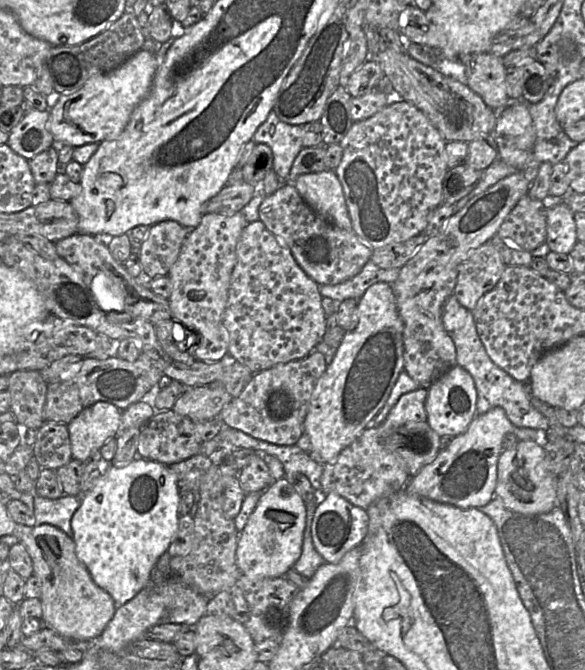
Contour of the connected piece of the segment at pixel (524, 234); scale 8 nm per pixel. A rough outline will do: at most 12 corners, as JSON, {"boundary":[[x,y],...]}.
{"boundary":[[527,194],[496,235],[531,252],[545,243],[546,207]]}

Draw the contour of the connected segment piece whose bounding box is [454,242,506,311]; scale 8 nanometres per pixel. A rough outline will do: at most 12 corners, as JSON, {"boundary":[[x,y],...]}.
{"boundary":[[491,242],[459,265],[454,295],[469,310],[506,265]]}

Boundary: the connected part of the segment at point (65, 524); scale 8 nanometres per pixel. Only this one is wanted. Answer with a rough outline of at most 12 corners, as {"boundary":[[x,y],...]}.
{"boundary":[[78,496],[33,498],[36,524],[53,525],[73,539]]}

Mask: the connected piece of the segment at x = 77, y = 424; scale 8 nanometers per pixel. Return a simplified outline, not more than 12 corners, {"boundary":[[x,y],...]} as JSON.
{"boundary":[[96,402],[67,424],[82,463],[121,431],[121,410]]}

